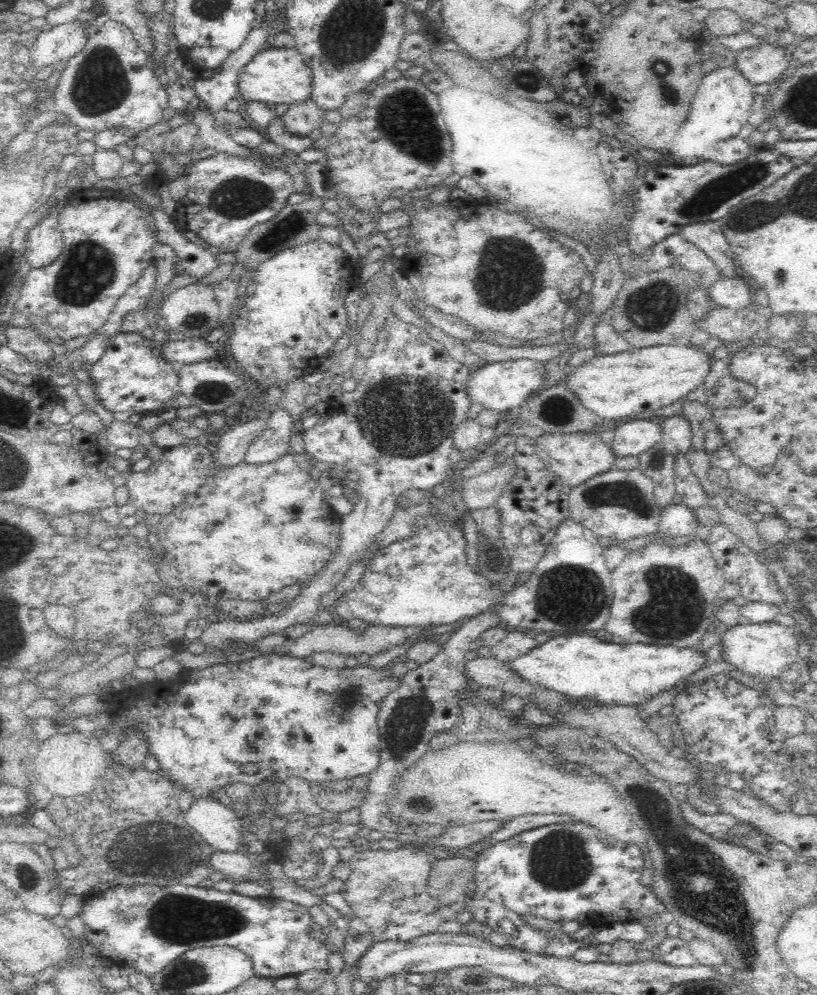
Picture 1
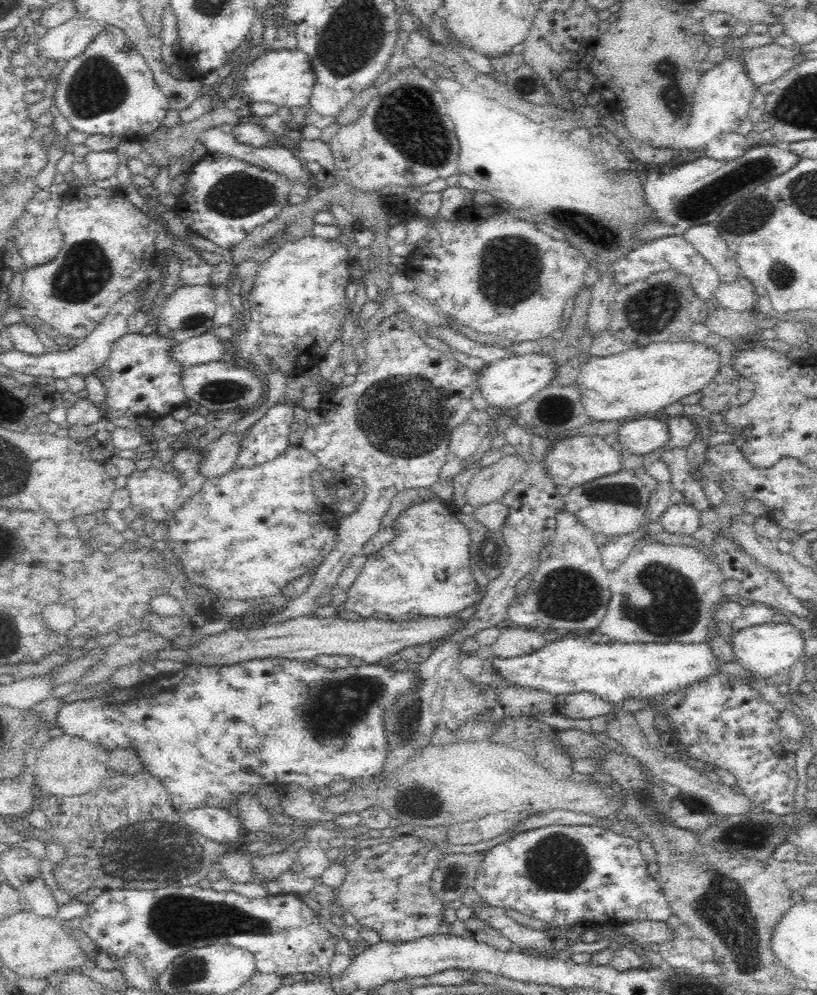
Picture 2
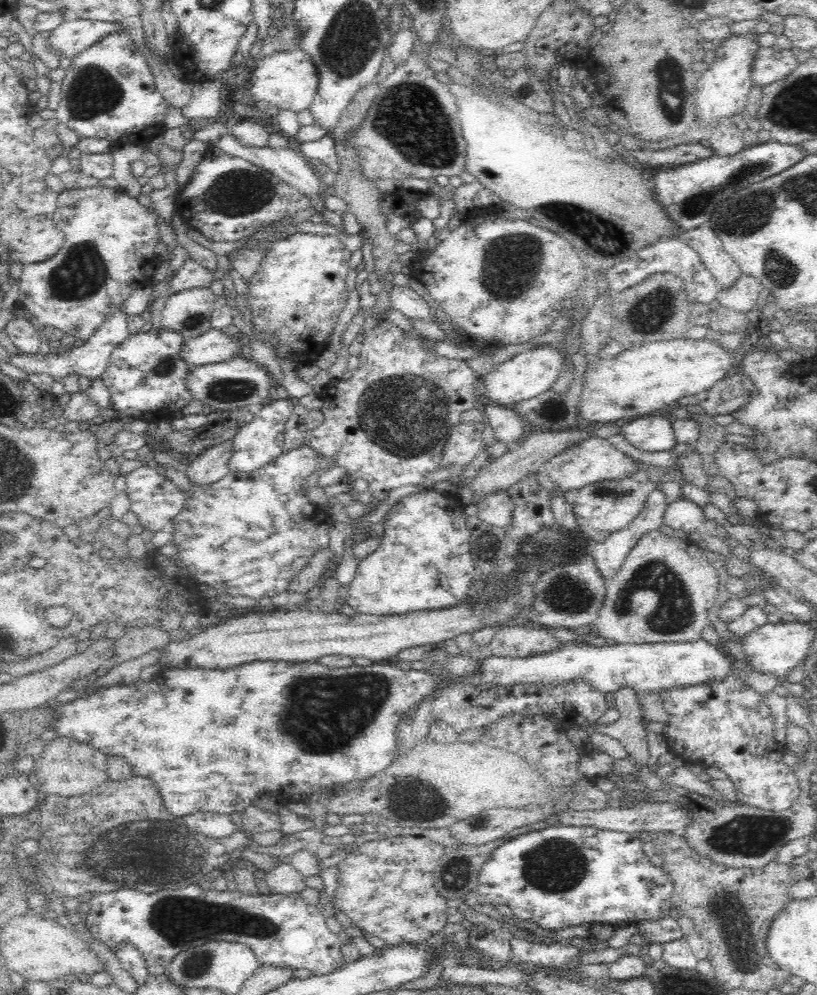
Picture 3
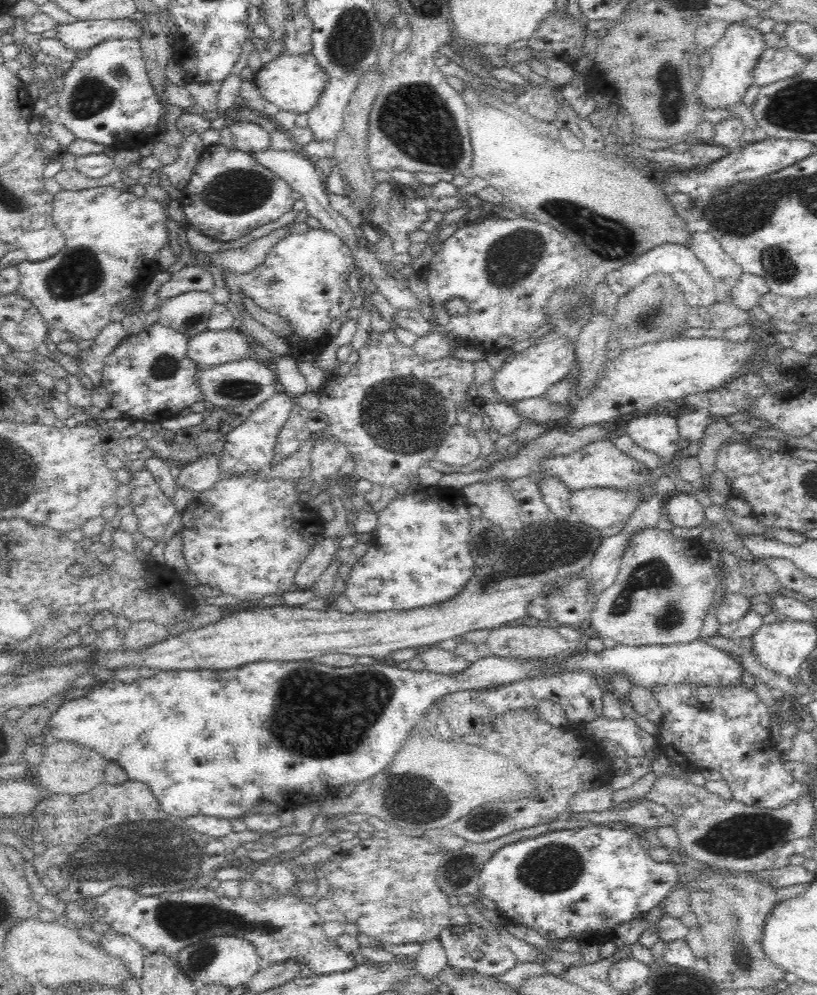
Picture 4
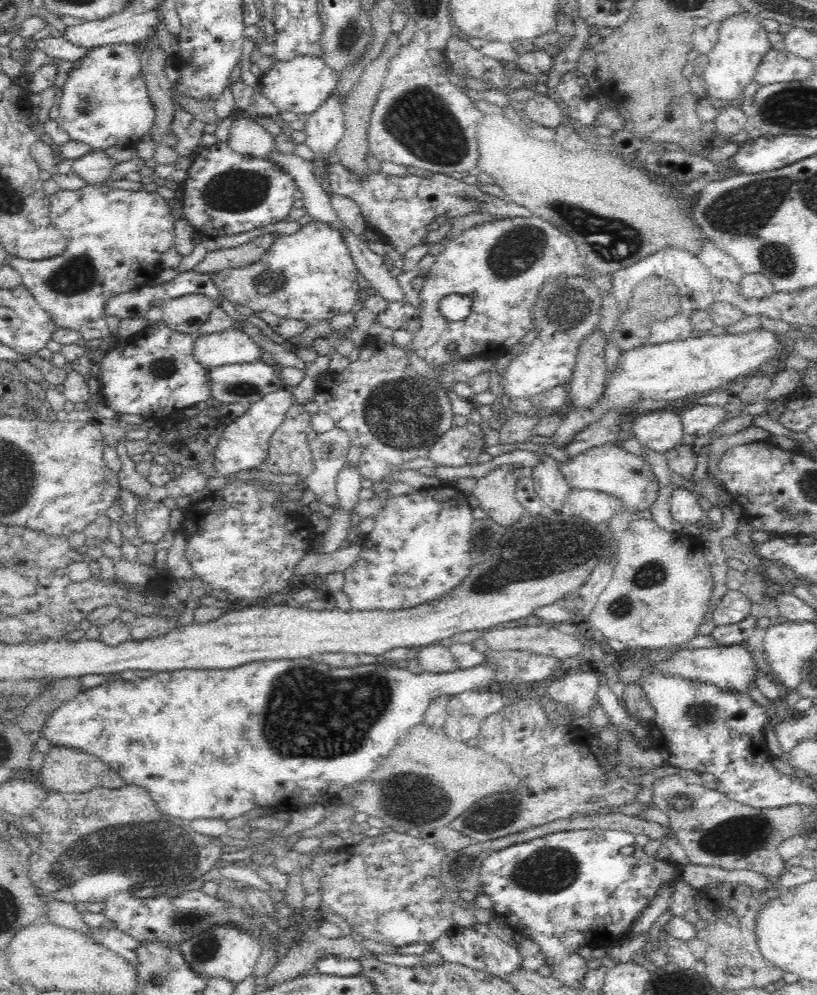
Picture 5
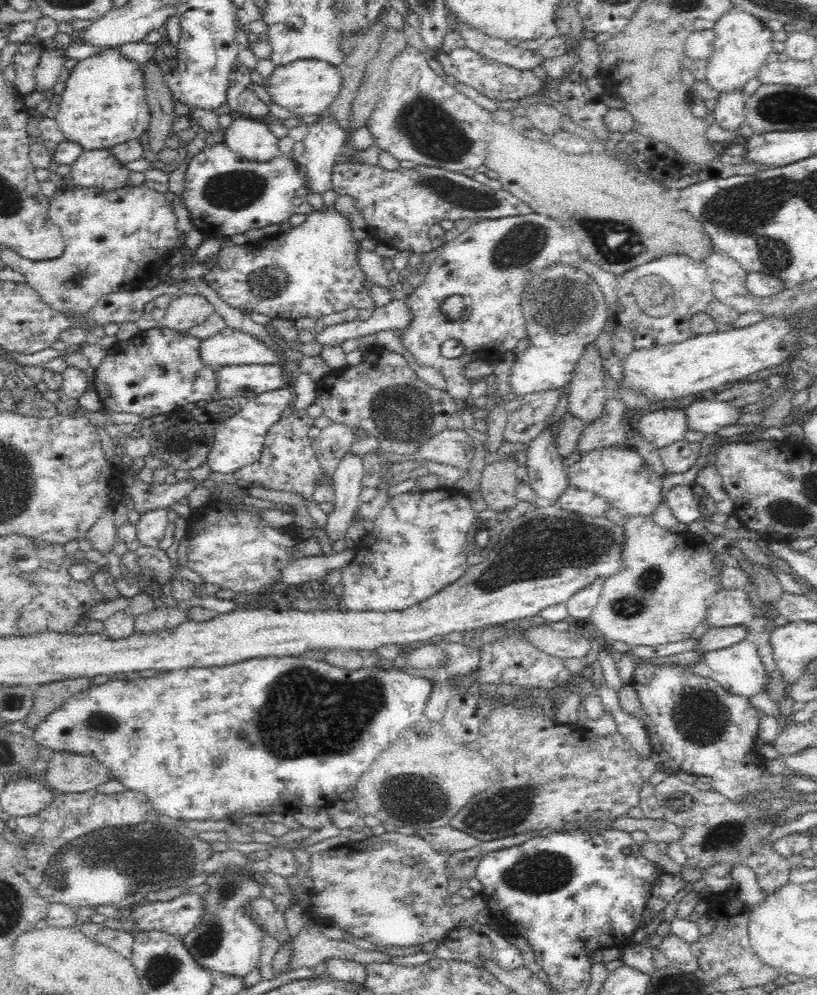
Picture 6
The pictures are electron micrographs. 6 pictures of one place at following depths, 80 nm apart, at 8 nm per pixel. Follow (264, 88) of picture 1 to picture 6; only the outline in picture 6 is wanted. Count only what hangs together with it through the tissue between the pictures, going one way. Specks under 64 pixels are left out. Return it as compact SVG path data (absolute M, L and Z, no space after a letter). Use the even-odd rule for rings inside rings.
M300 59L277 66L267 79L265 89L270 100L298 115L320 114L326 111L341 91L342 75L336 65L316 59Z

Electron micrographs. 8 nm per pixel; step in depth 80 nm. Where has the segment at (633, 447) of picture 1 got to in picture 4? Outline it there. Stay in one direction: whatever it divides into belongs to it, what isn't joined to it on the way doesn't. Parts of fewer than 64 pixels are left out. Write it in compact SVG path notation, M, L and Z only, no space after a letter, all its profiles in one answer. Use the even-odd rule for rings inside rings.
M651 411L633 415L621 422L626 434L642 449L658 454L666 463L679 451L677 416L674 413Z

